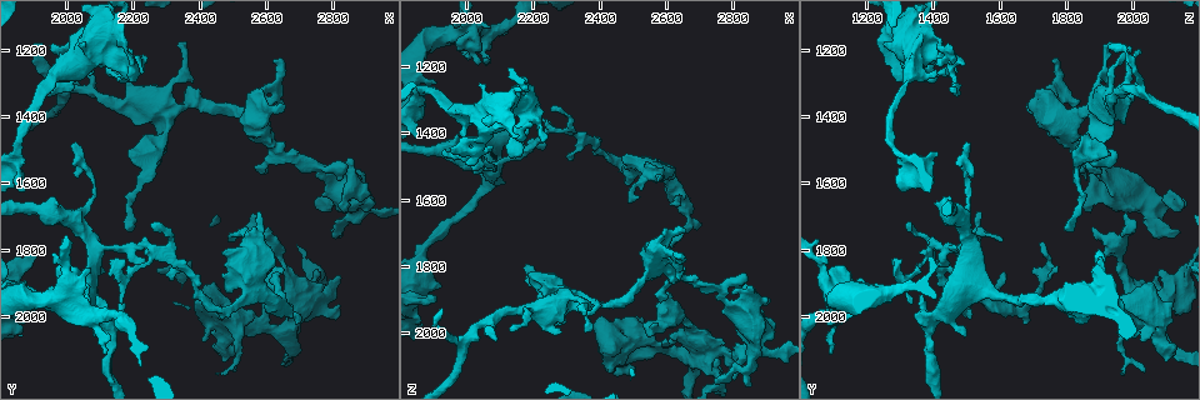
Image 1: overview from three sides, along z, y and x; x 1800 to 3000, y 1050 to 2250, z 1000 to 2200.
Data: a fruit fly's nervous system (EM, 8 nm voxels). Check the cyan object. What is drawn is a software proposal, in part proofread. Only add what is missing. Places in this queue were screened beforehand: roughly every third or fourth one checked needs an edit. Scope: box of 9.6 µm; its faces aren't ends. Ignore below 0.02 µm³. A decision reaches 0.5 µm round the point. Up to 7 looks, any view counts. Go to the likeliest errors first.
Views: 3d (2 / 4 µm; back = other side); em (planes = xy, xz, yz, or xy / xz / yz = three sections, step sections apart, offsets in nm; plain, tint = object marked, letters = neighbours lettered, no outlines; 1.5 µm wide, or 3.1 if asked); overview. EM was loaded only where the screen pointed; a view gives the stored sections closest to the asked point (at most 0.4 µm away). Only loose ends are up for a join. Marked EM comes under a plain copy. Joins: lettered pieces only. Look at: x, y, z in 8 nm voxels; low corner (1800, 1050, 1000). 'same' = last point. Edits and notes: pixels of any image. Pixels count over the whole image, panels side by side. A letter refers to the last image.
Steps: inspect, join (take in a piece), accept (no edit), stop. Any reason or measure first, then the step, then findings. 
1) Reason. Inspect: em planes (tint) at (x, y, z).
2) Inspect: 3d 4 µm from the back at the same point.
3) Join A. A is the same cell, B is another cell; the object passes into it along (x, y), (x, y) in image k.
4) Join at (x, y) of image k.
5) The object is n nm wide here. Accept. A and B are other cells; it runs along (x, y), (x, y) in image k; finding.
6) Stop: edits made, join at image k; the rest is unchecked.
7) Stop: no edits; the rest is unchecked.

Stops while still wide. Inspect: em yz step 4 (letters) at (2030, 1890, 1200).

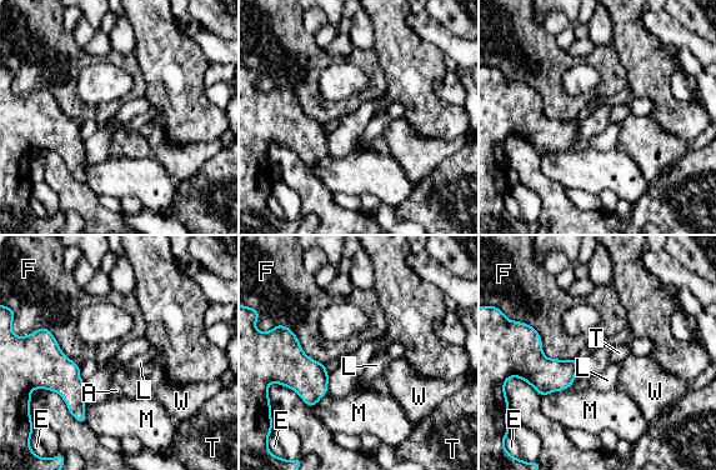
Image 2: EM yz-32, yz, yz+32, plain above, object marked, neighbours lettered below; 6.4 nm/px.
Another direction. Inspect: em planes (letters) at the same point.

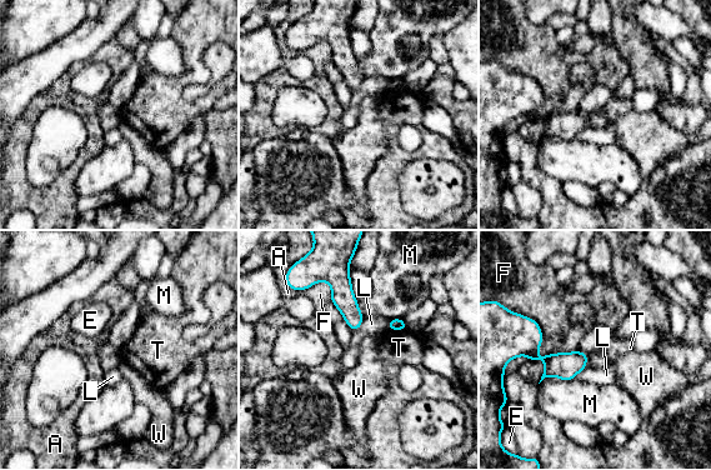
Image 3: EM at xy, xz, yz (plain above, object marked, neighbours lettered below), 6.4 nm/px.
The longest contact is with F, 260 nm. Accept. A, E, F, L, M, T and W are other cells; none of them fits.

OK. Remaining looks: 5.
Branch stops here. Inspect: em planes (letters) at (2570, 1690, 1540).

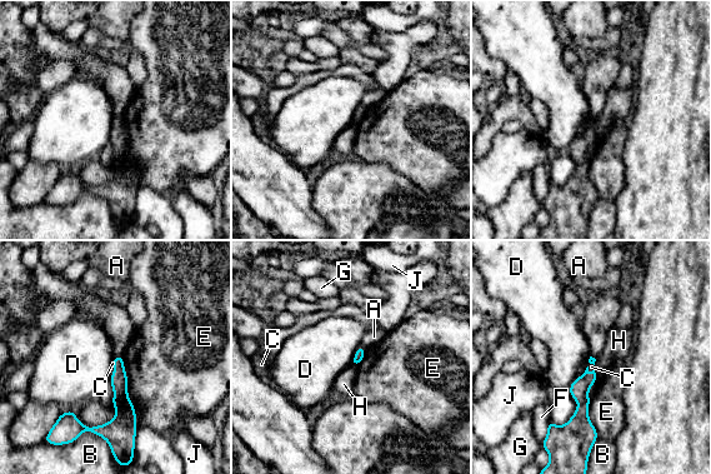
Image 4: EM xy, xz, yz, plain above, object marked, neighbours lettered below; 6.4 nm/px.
Accept. A, B, C, D, E, F, G, H and J are other cells; a border runs along (587, 367), (567, 388) in image 4; none of them fits.

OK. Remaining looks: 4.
Inspect: 3d 4 µm at (2650, 1370, 1690).

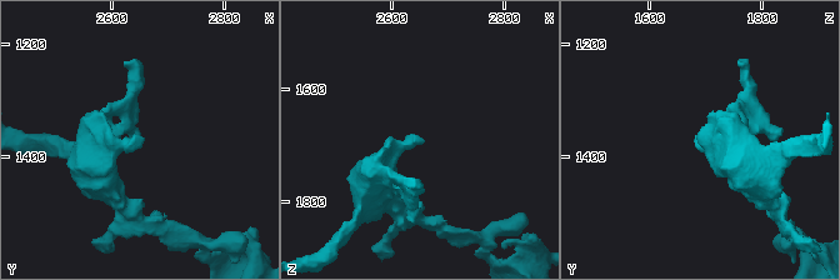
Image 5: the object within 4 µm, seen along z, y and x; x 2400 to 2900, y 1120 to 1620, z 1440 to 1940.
Need the tissue. Inspect: em yz step 8 (letters) at (2655, 1360, 1695).

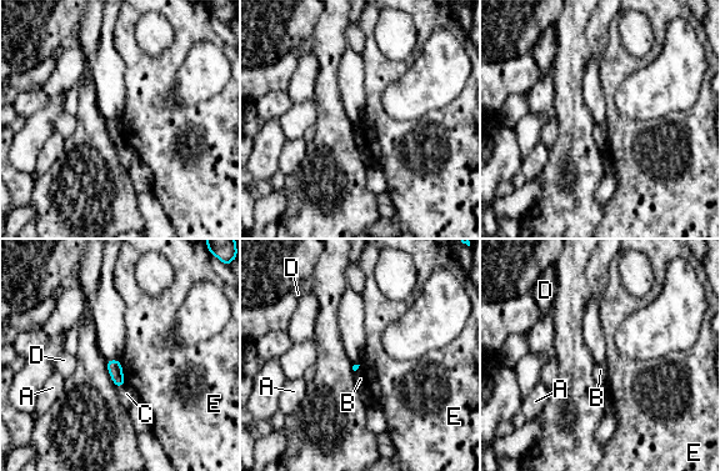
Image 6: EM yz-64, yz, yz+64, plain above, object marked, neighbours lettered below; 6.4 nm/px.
The longest contact is with E, 160 nm. Accept. A, B, C, D and E are other cells; a border runs along (119, 360), (126, 382) in image 6; none of them fits.

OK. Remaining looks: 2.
Stop: no edits; the rest is unchecked.

